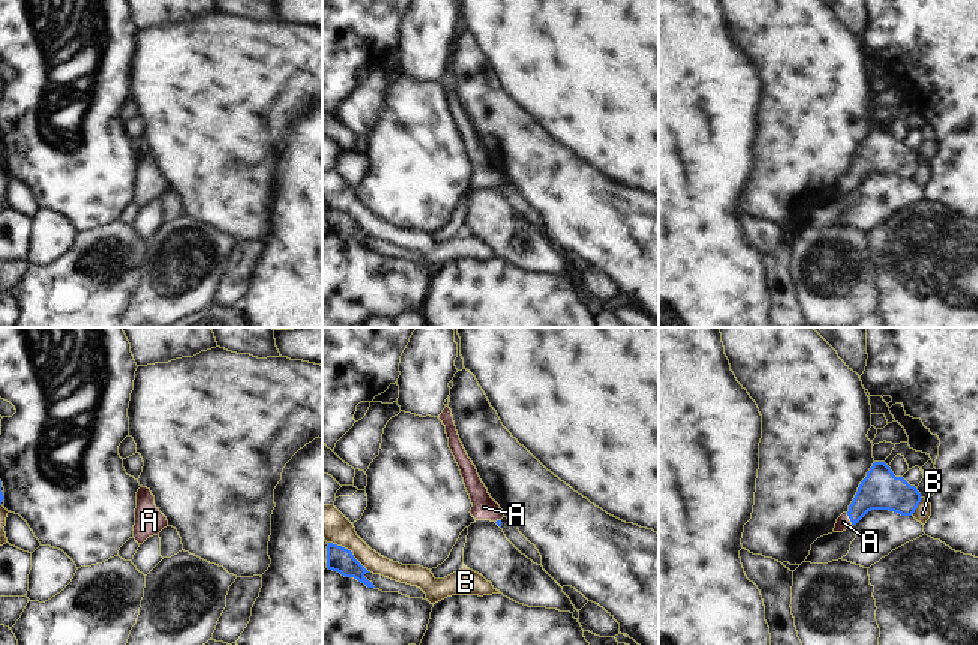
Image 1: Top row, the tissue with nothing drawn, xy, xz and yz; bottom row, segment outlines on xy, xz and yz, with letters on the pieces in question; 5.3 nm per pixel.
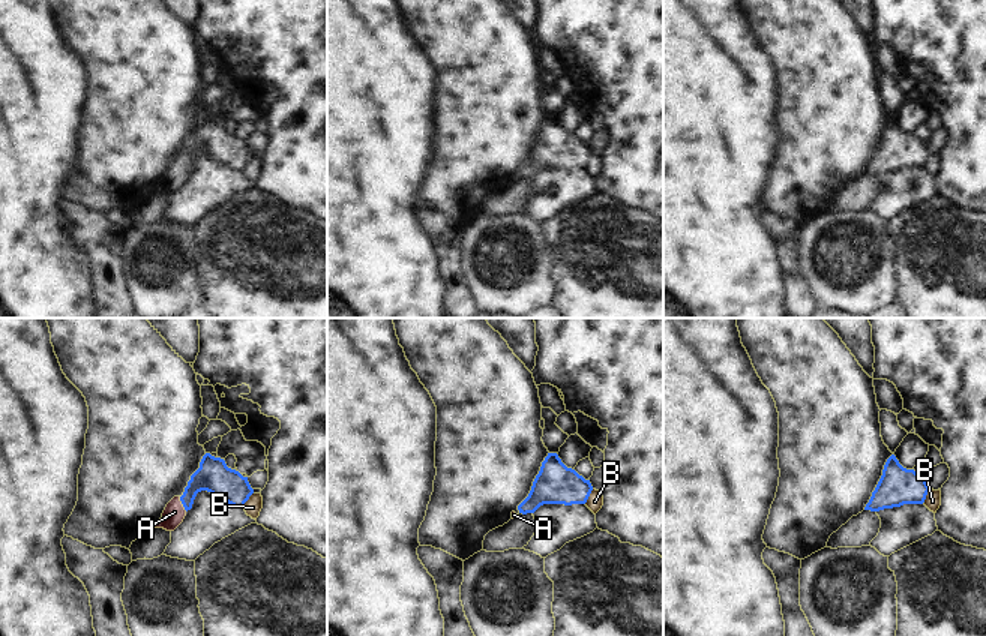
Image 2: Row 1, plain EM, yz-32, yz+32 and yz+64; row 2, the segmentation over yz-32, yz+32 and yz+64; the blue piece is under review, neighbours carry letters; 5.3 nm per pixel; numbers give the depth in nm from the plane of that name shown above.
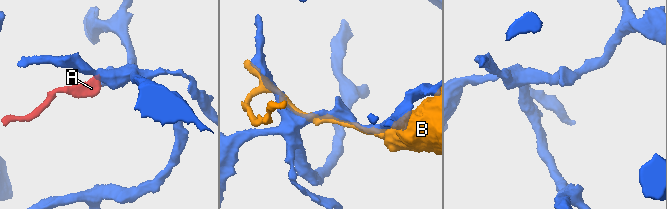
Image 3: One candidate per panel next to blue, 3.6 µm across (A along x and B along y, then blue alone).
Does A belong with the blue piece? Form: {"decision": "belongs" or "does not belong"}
{"decision": "belongs"}

